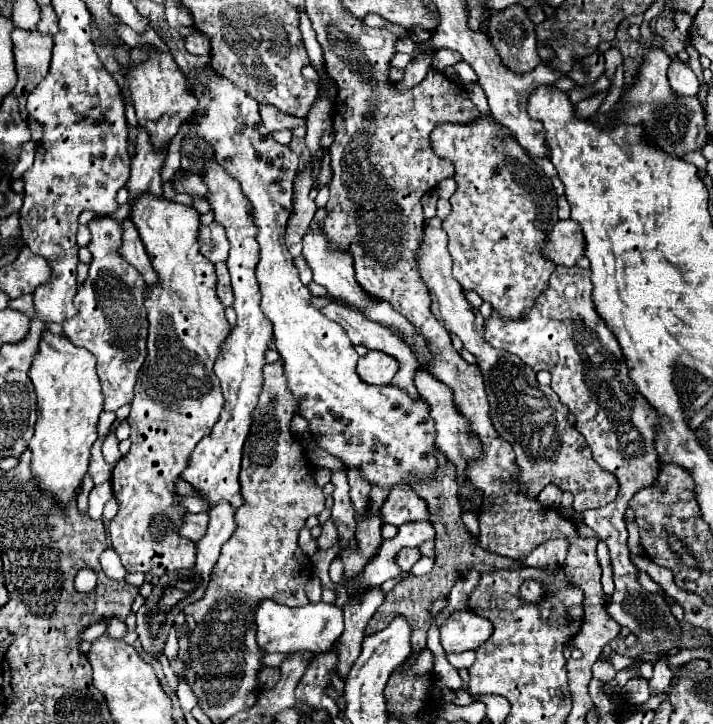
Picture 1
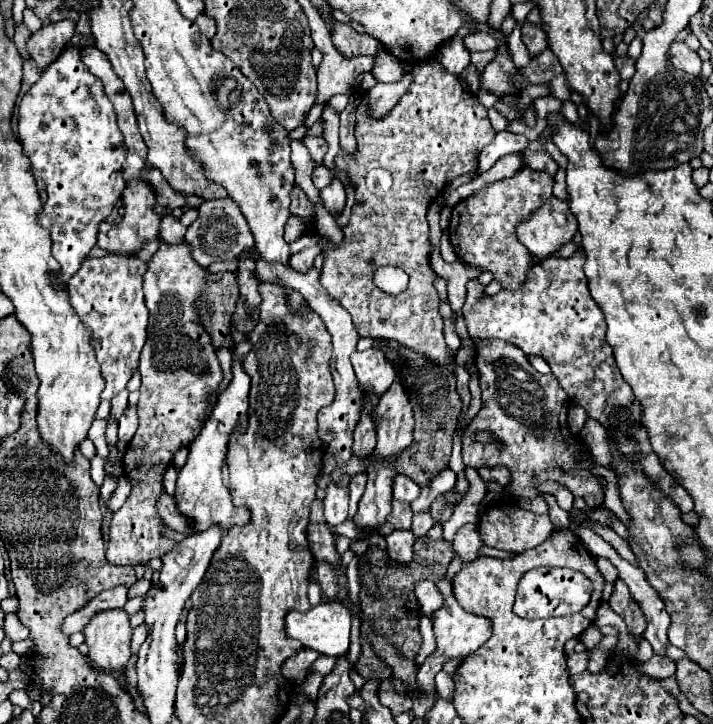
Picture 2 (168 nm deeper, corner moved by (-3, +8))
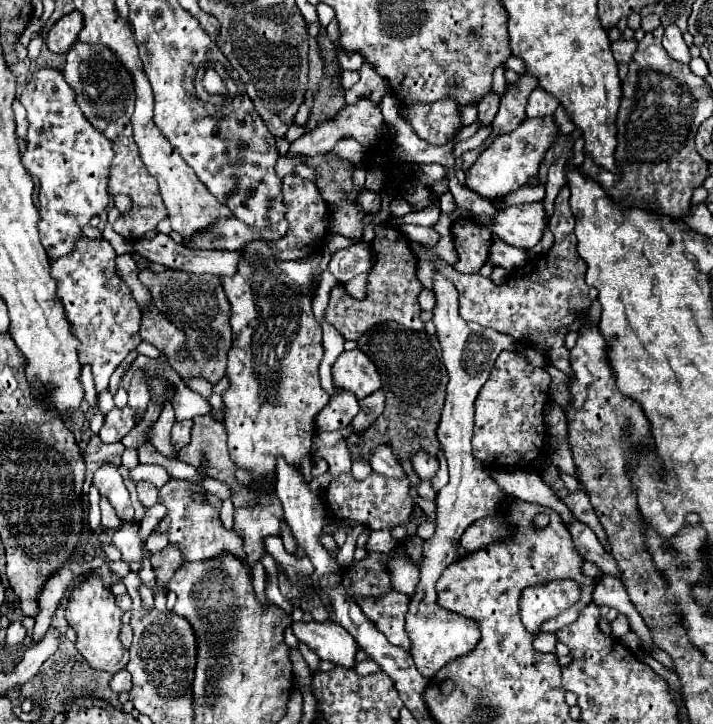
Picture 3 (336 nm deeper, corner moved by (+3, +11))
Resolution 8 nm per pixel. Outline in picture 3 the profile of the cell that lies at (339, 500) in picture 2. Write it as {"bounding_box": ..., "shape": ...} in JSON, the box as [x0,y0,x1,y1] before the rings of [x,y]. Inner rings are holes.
{"bounding_box":[313,427,353,477],"shape":[[[345,427],[337,433],[315,433],[313,437],[313,453],[321,455],[329,463],[331,477],[339,477],[341,473],[351,471],[351,455],[347,445],[341,441],[343,437],[349,437],[353,433],[351,427]]]}

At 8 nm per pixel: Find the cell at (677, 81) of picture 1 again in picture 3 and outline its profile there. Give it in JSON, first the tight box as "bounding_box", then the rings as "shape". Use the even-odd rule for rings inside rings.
{"bounding_box":[663,25,691,65],"shape":[[[669,25],[669,27],[665,27],[663,47],[665,47],[665,51],[669,53],[669,57],[673,57],[673,59],[679,61],[679,63],[689,65],[689,61],[691,61],[691,53],[689,53],[689,47],[687,47],[687,43],[683,41],[681,31],[679,31],[677,25]]]}

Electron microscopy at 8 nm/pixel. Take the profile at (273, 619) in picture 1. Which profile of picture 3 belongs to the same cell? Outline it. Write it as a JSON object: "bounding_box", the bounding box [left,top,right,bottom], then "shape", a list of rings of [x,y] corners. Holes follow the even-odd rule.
{"bounding_box":[291,619,357,667],"shape":[[[327,619],[323,623],[317,621],[297,621],[291,625],[295,637],[305,643],[311,651],[315,651],[321,659],[333,661],[341,667],[355,665],[357,645],[355,639],[335,621]]]}

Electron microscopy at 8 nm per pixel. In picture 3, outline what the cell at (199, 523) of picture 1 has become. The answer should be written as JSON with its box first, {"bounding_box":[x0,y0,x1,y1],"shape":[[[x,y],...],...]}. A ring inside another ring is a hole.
{"bounding_box":[137,483,159,507],"shape":[[[139,483],[137,485],[137,493],[139,493],[139,499],[145,507],[153,507],[155,503],[159,503],[159,495],[157,495],[157,487],[151,485],[151,483]]]}

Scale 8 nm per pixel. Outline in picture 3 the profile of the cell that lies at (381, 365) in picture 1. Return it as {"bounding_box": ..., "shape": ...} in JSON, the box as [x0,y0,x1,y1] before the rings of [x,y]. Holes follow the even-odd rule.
{"bounding_box":[333,351,381,399],"shape":[[[343,351],[333,365],[333,379],[337,389],[347,389],[363,399],[381,389],[381,375],[377,375],[375,365],[369,357],[359,351]]]}

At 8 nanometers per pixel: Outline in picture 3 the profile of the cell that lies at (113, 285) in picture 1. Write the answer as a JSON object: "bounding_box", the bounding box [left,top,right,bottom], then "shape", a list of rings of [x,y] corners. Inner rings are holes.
{"bounding_box":[51,237,141,393],"shape":[[[79,237],[74,250],[51,263],[51,275],[59,281],[57,295],[63,301],[73,333],[81,341],[79,361],[89,365],[95,381],[97,393],[103,393],[109,387],[109,377],[121,365],[121,361],[141,343],[139,321],[141,309],[131,289],[125,287],[125,281],[117,275],[113,247],[103,238],[89,239]]]}

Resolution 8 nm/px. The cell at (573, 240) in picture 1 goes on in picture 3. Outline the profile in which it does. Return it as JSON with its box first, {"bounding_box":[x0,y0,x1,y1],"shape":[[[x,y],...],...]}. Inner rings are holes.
{"bounding_box":[475,201,549,251],"shape":[[[543,201],[505,207],[495,215],[495,219],[487,217],[475,219],[481,221],[481,225],[487,227],[491,233],[497,233],[505,243],[521,247],[525,251],[533,249],[543,239],[543,231],[549,225]]]}

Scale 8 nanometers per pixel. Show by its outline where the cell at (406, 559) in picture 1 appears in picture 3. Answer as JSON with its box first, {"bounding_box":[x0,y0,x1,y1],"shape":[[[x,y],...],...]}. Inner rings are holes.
{"bounding_box":[367,531,397,553],"shape":[[[371,531],[367,541],[367,551],[377,553],[391,553],[397,545],[397,539],[391,537],[391,531]]]}

